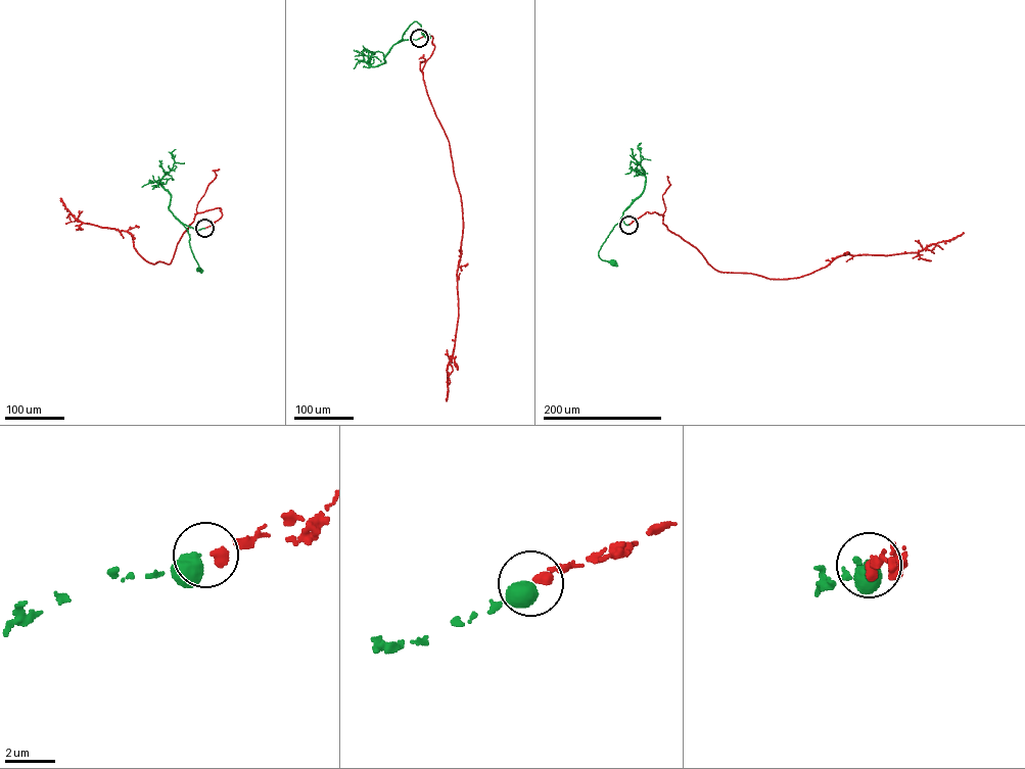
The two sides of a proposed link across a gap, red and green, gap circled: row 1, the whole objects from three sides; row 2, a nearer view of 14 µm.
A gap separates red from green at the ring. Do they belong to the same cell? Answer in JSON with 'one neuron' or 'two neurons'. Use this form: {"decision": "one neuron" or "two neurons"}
{"decision": "one neuron"}

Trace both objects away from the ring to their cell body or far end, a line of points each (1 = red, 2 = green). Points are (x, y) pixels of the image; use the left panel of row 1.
1: (204, 228), (220, 207), (195, 214), (170, 262), (153, 263), (130, 234), (77, 221), (60, 198)
2: (204, 228), (197, 230), (183, 225), (198, 265), (196, 270), (200, 270)

